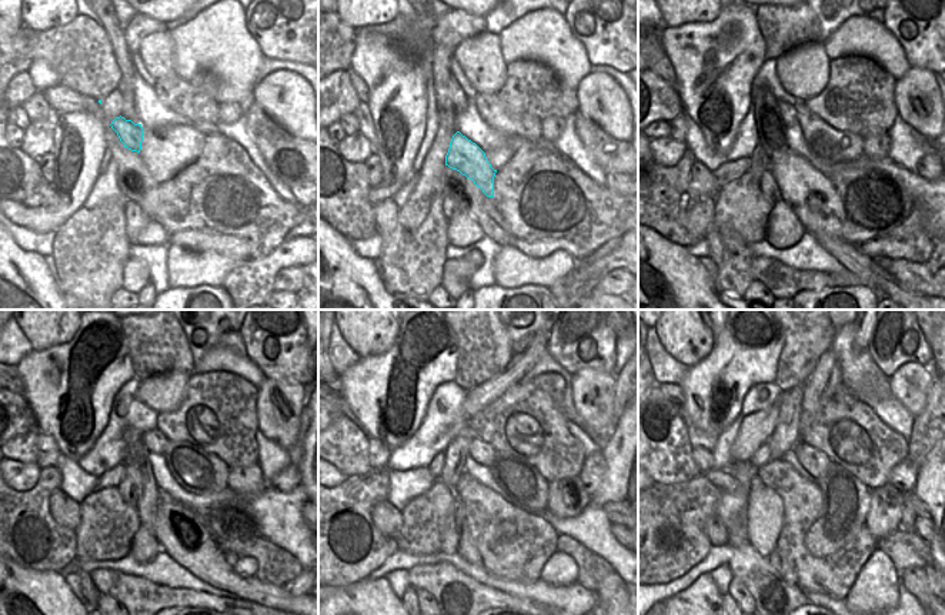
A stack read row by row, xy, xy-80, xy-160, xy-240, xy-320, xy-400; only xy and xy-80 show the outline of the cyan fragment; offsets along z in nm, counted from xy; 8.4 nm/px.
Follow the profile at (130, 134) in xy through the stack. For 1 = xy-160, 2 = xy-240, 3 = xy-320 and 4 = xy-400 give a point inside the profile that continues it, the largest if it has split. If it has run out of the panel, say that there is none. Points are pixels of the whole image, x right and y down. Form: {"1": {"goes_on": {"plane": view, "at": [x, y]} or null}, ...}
{"1": {"goes_on": {"plane": "xy-160", "at": [812, 197]}}, "2": {"goes_on": {"plane": "xy-240", "at": [179, 528]}}, "3": {"goes_on": {"plane": "xy-320", "at": [517, 531]}}, "4": {"goes_on": {"plane": "xy-400", "at": [862, 534]}}}

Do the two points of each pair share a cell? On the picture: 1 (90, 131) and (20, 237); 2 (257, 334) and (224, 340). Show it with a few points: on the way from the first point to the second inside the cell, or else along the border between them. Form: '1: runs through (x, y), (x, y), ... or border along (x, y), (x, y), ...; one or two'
1: border along (14, 223), (36, 231), (54, 231); two
2: border along (240, 324), (246, 354); two

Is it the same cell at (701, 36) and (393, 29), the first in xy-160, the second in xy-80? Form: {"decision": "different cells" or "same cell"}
{"decision": "different cells"}

